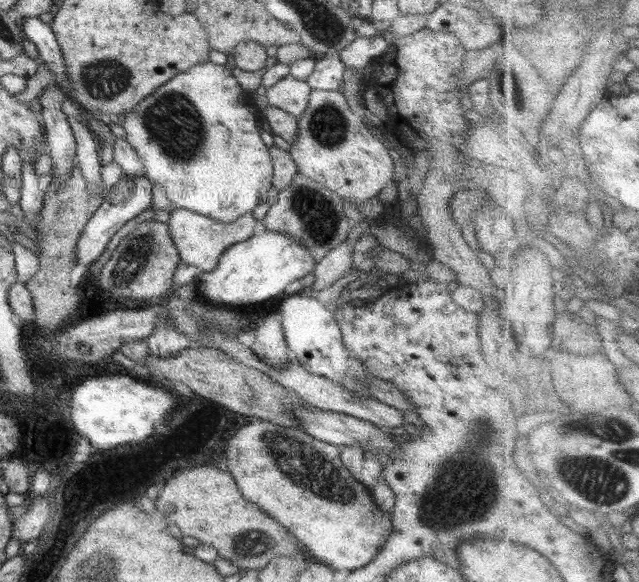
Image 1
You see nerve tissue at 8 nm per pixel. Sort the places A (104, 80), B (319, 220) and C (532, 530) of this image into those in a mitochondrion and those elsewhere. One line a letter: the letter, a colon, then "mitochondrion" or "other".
A: mitochondrion
B: mitochondrion
C: other

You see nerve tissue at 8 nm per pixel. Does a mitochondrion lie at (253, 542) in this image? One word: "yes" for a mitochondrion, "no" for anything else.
yes

